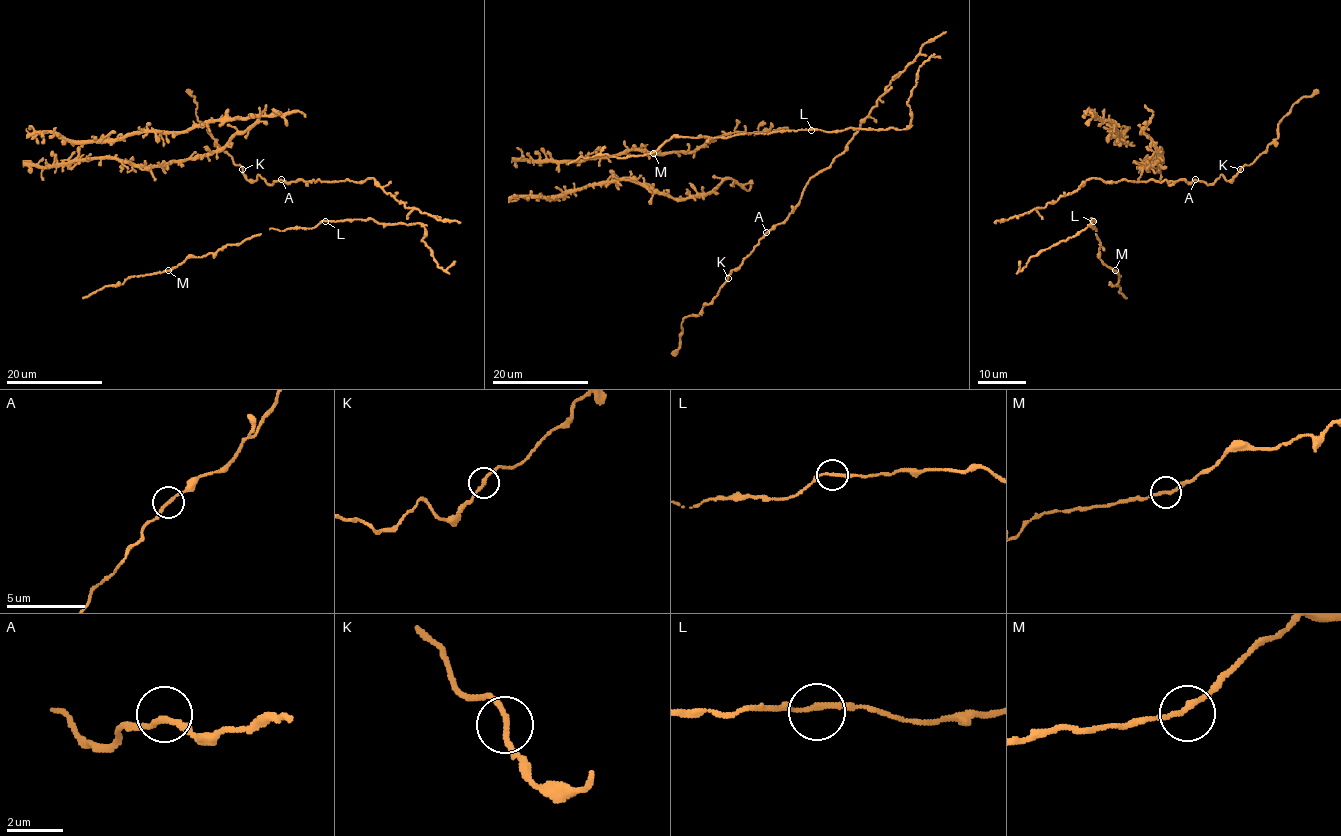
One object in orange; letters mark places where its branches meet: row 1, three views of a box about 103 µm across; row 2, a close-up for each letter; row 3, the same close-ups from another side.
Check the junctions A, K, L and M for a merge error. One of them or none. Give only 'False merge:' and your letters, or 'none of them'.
False merge: none of them

